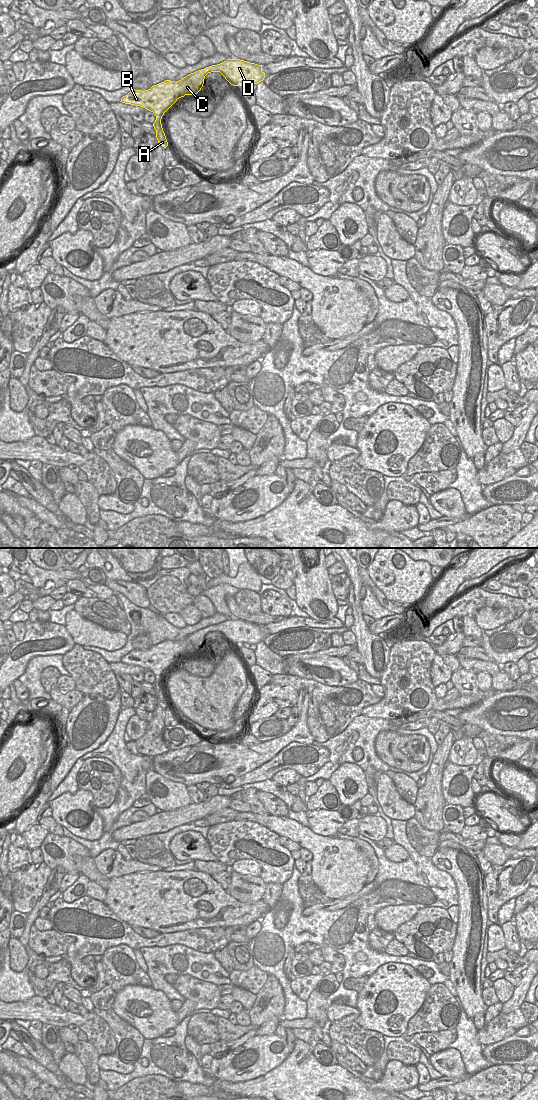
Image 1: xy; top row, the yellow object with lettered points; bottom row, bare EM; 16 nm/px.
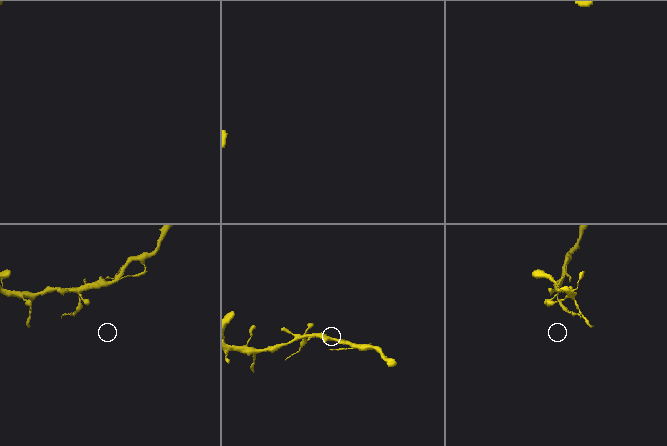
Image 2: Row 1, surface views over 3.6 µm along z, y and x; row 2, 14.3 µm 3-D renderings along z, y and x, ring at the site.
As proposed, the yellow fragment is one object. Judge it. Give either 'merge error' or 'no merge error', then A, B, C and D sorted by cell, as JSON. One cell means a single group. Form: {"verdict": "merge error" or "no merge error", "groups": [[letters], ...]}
{"verdict": "no merge error", "groups": [["A", "B", "C", "D"]]}

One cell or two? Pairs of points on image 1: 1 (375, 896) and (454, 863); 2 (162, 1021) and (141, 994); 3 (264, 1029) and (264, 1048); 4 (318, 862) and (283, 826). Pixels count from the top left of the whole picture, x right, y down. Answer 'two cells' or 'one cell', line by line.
1: two cells
2: one cell
3: two cells
4: one cell

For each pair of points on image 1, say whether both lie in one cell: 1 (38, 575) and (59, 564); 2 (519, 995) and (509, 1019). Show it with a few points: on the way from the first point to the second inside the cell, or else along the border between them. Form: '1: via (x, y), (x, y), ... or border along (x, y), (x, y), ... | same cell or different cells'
1: border along (29, 558), (37, 566), (45, 569), (68, 568) | different cells
2: border along (519, 1008), (506, 1013), (501, 1012) | different cells

